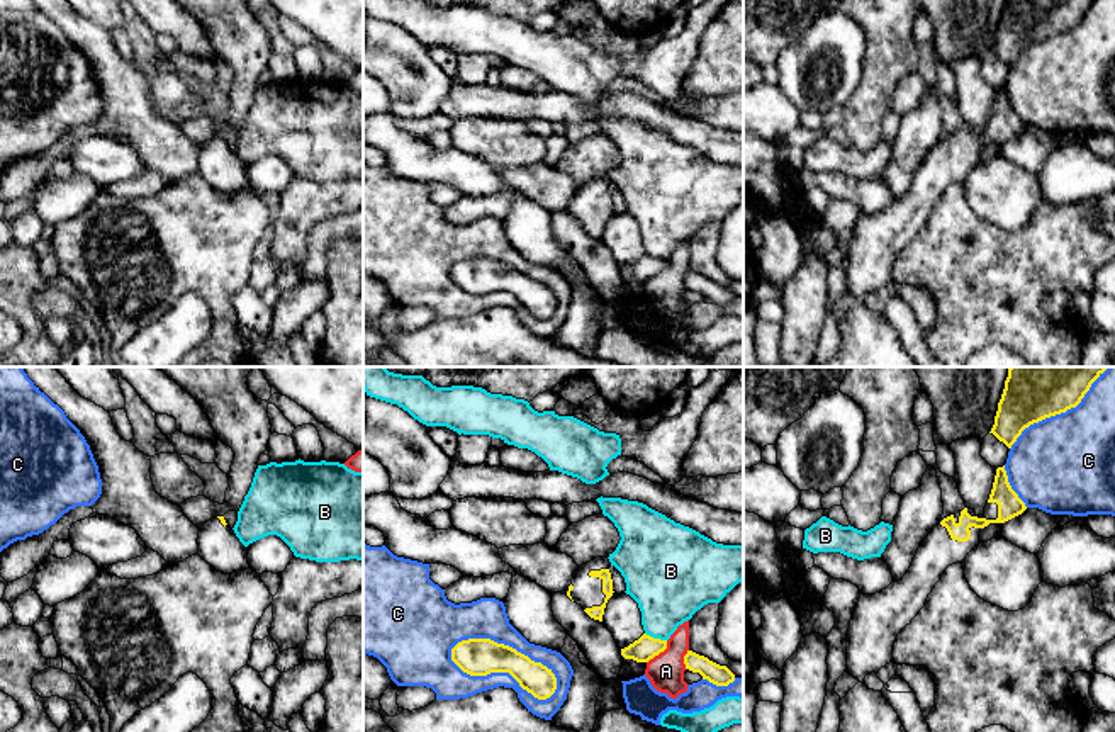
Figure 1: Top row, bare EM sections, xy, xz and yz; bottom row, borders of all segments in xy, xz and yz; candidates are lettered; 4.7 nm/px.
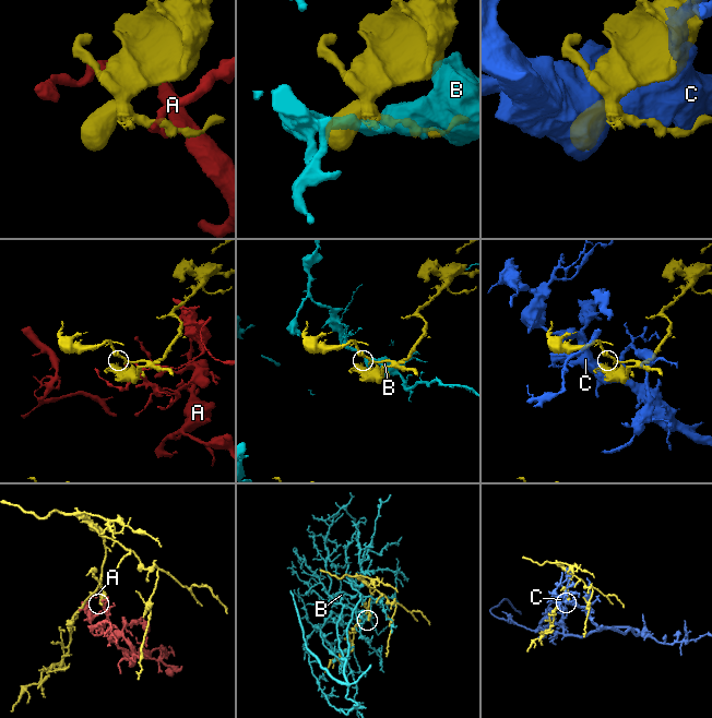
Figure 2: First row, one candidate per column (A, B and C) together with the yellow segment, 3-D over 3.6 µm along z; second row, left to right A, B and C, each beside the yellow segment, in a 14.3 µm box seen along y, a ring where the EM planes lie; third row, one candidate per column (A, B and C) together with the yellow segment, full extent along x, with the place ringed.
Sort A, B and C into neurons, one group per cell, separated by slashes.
A / B / C

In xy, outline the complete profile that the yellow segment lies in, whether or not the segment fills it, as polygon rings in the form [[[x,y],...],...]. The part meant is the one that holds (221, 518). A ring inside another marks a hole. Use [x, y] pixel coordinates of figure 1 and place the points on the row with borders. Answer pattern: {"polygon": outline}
{"polygon": [[[224,516],[210,518],[199,528],[199,555],[222,574],[249,567],[248,550],[226,523]]]}

